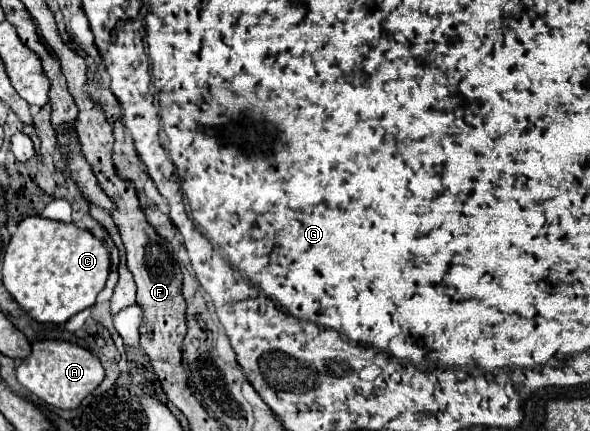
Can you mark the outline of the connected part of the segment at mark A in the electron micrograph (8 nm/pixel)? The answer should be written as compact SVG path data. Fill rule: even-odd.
M36 341L30 357L16 367L18 381L42 403L56 409L76 409L104 379L104 367L88 349L68 341Z

